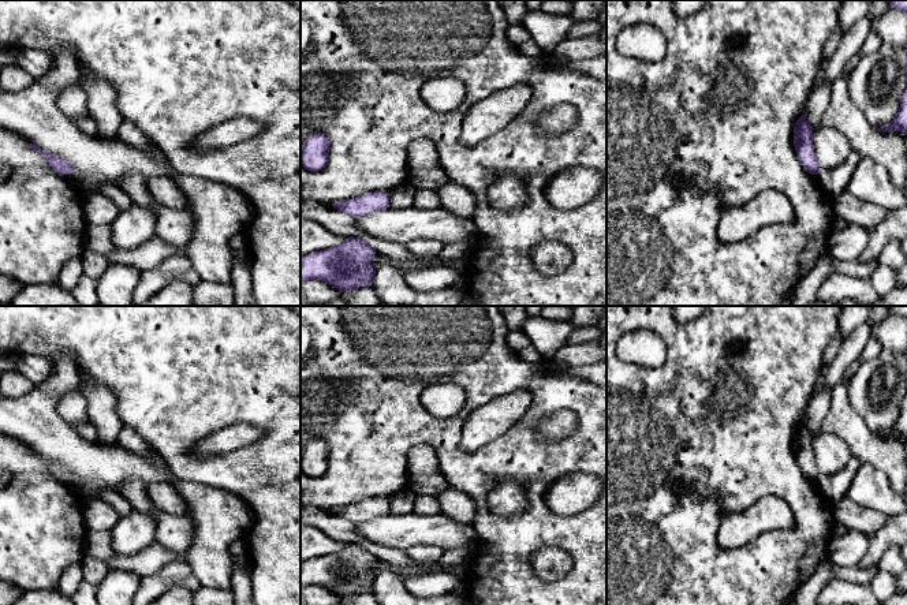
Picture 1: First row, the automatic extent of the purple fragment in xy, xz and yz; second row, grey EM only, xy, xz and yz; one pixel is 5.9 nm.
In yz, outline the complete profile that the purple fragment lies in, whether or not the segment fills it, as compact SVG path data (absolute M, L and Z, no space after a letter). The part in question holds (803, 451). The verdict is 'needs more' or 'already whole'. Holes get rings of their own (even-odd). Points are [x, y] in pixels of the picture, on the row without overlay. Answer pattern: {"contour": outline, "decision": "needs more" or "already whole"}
{"contour": "M802 421L795 429L794 452L806 478L818 481L821 475L814 460L813 434L807 429L805 421Z", "decision": "already whole"}

